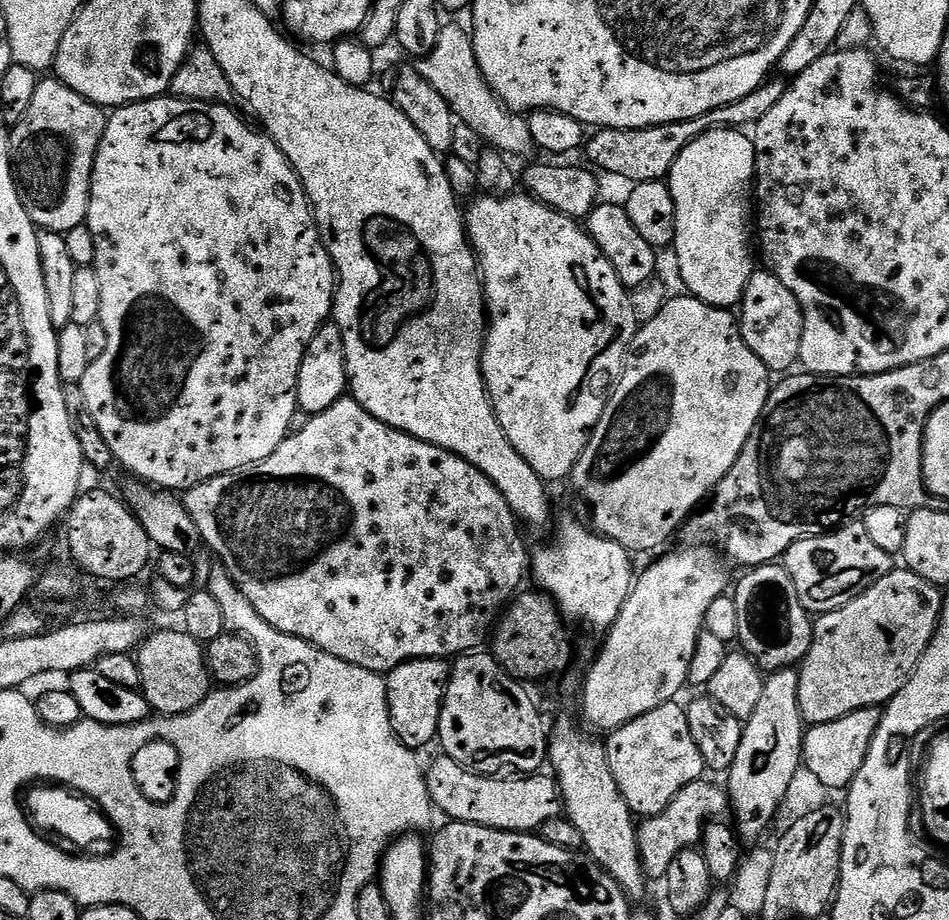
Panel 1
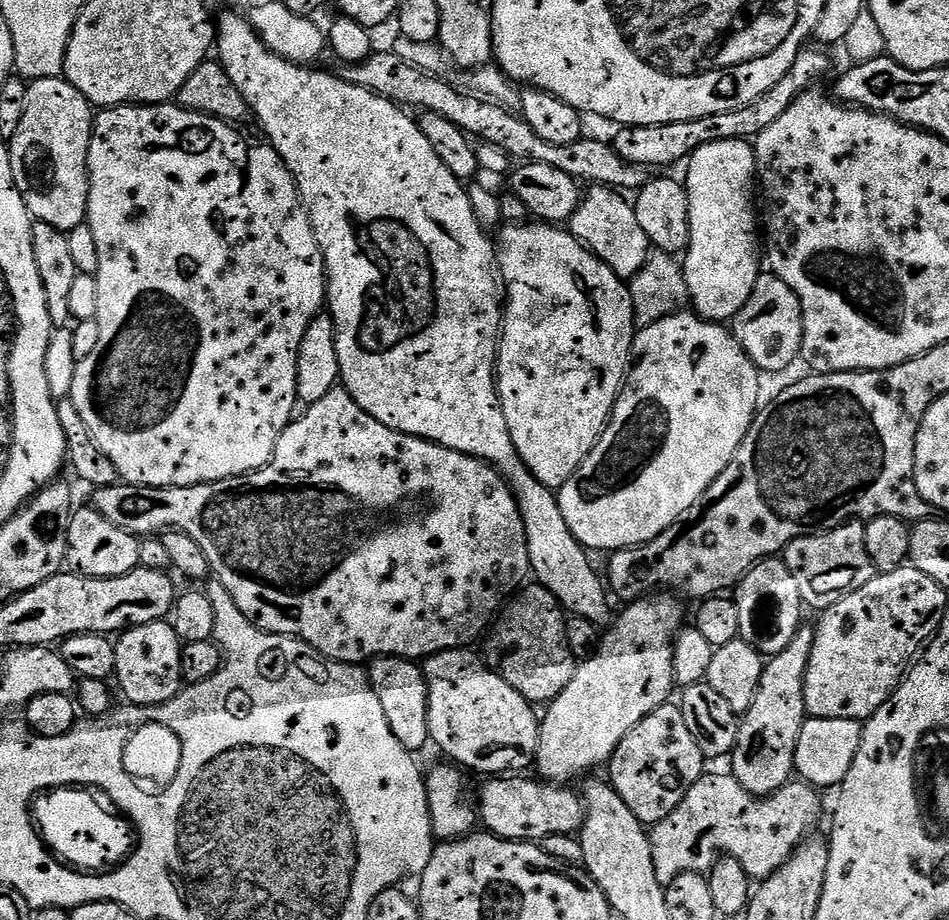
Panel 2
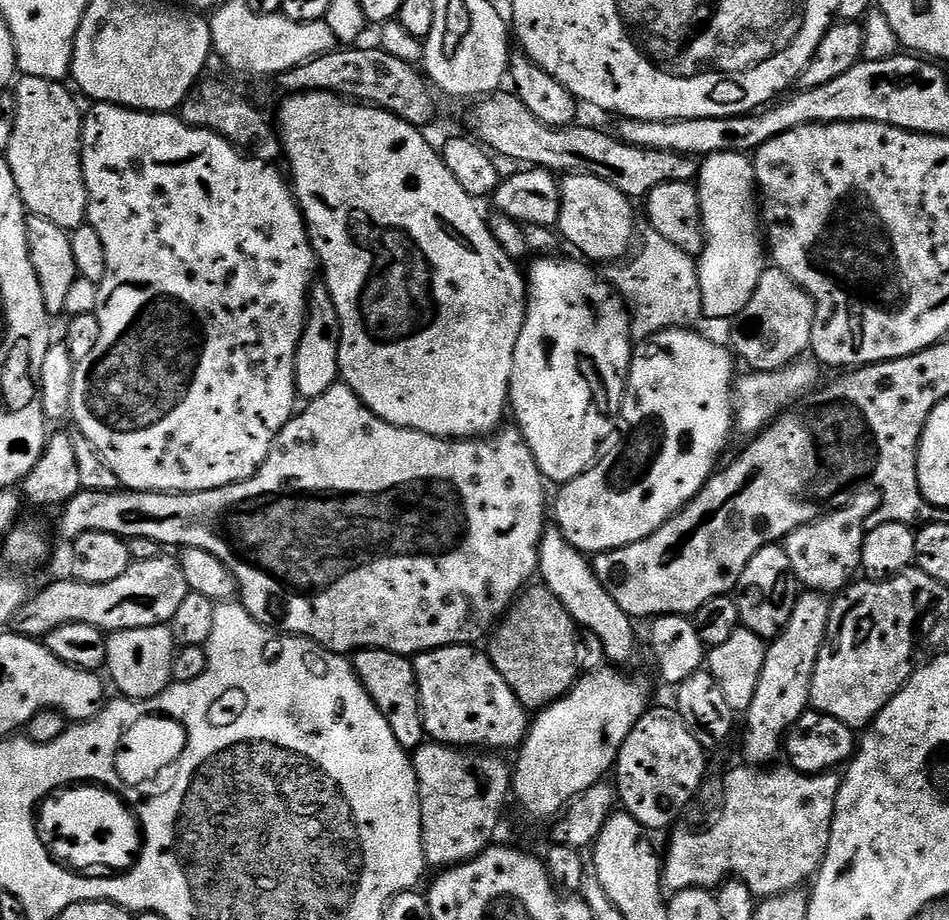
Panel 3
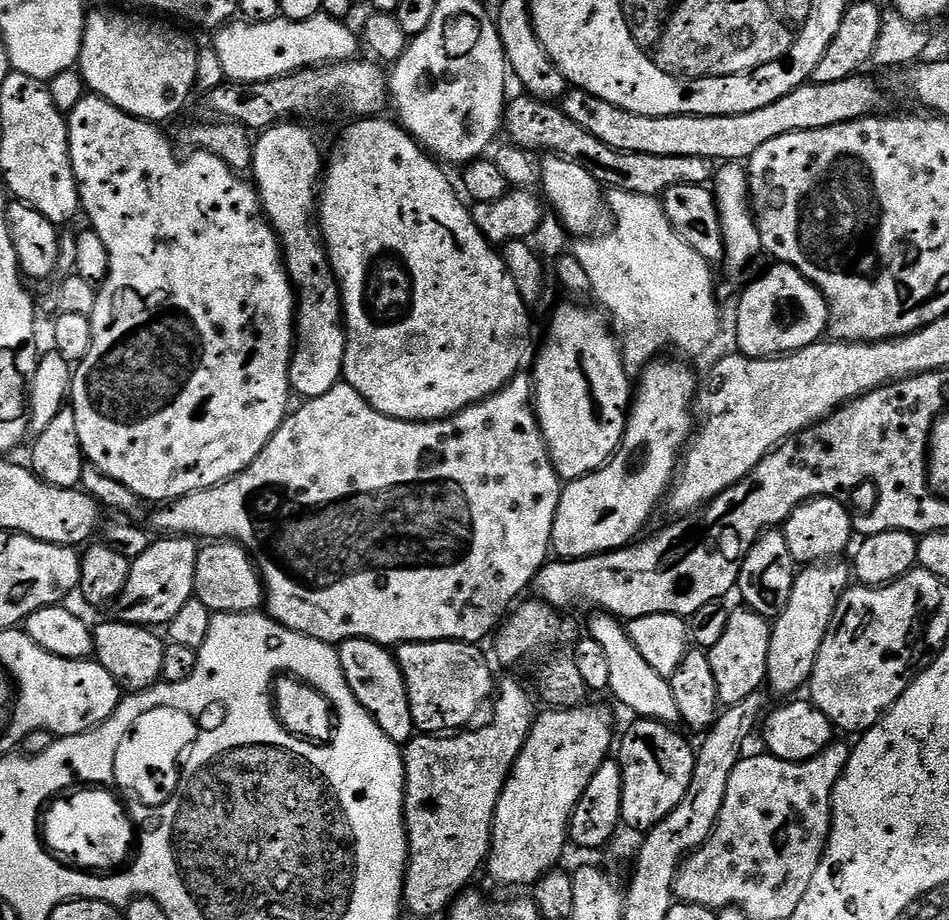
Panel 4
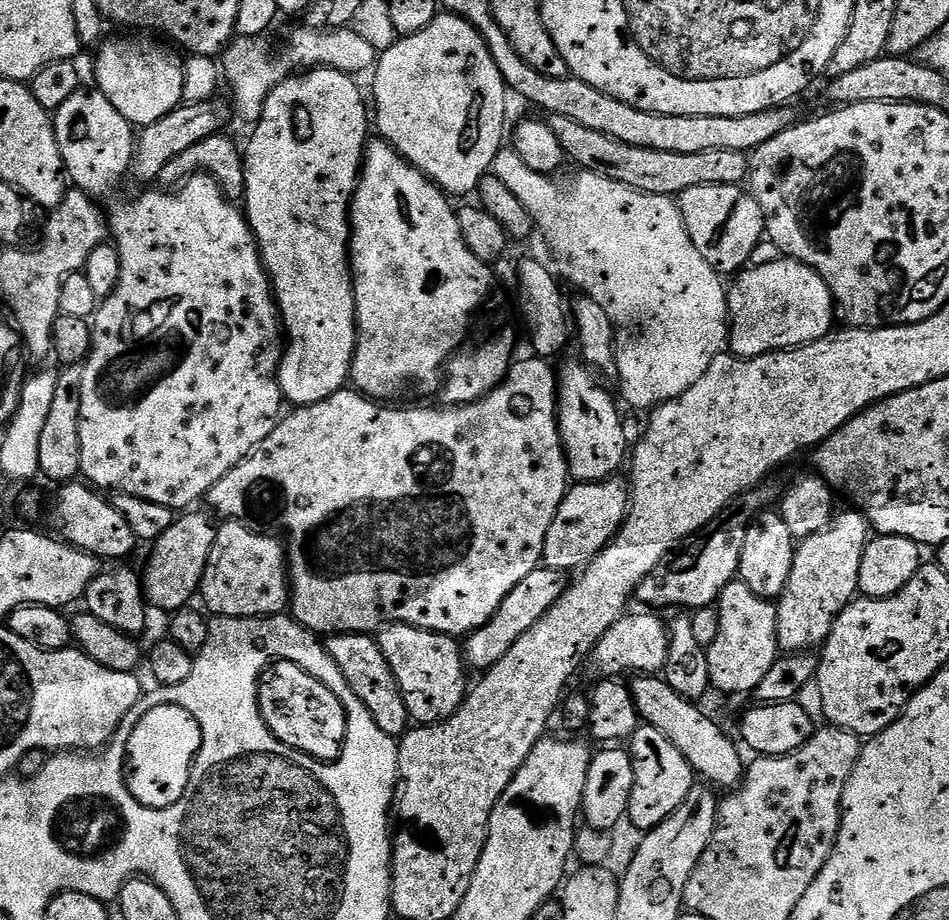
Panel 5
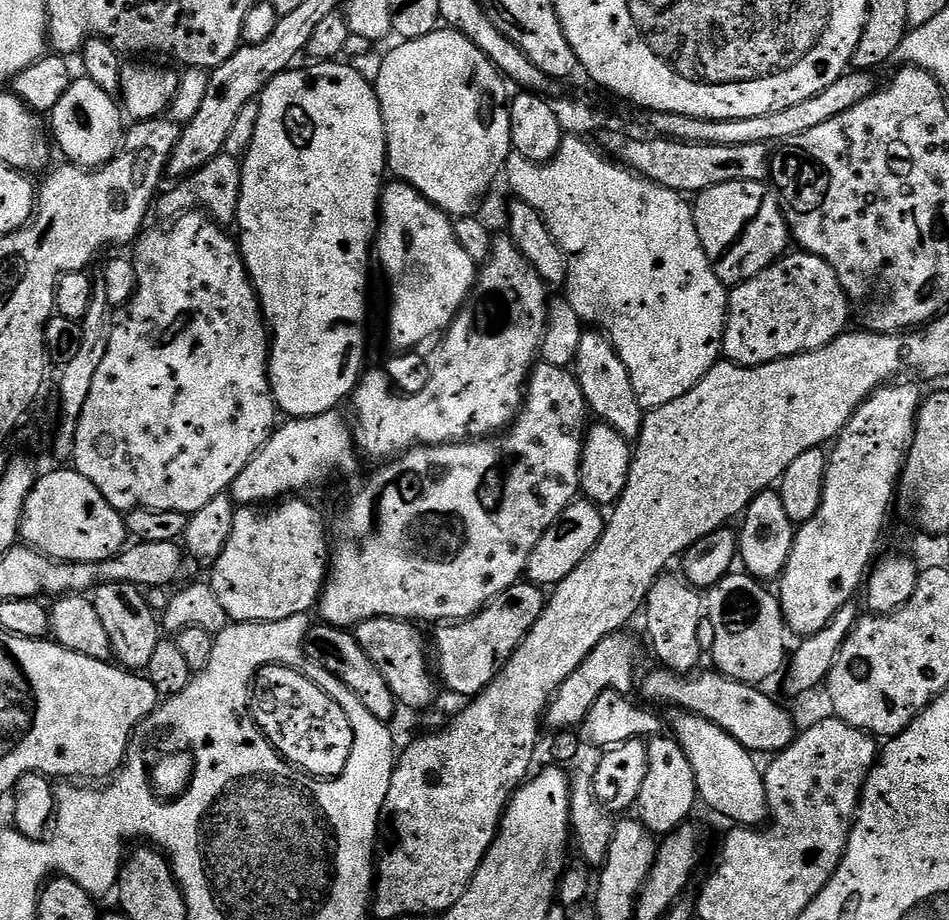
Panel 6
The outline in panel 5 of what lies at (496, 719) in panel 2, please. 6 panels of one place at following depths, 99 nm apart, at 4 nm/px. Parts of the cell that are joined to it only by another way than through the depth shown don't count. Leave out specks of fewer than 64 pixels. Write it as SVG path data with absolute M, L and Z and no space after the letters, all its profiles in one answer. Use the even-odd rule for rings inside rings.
M388 622L379 629L378 639L382 654L386 656L386 662L390 662L390 670L394 670L394 678L402 690L402 698L406 702L406 710L409 717L417 725L440 724L460 709L461 702L468 695L470 679L468 680L467 674L464 673L466 661L461 641L457 637L447 636L441 632L422 630L409 624L393 624Z

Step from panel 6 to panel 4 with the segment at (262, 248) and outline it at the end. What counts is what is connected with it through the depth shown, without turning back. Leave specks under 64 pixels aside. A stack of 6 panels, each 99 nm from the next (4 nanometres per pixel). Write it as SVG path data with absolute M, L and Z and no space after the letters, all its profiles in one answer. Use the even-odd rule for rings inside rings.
M281 122L265 128L255 137L250 176L260 193L260 206L268 223L280 239L284 266L288 269L288 278L296 296L290 379L293 393L305 398L326 394L326 390L341 383L348 341L340 285L336 283L318 227L318 189L322 184L325 164L325 157L320 157L320 144L304 122Z

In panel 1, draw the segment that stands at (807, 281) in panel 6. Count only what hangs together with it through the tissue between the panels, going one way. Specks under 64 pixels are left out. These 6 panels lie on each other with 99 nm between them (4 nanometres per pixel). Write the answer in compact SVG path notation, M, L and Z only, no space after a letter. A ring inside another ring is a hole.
M770 270L763 271L753 271L744 291L744 299L738 305L740 333L746 346L750 346L754 354L758 354L758 358L767 366L769 373L784 374L795 369L792 367L797 367L800 359L804 315L798 298L794 298L794 294L790 294L790 290L782 286L782 282L774 273Z

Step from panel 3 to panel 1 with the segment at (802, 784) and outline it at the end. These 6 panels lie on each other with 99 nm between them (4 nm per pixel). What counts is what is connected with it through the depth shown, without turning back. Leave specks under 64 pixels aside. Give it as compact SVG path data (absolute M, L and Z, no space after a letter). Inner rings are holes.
M701 778L690 782L690 786L678 790L674 802L670 802L670 806L666 806L662 814L641 819L636 830L636 842L645 877L664 878L670 862L673 862L680 852L688 848L696 848L699 845L700 836L704 833L704 827L709 822L723 817L720 815L723 812L725 815L729 808L727 791L721 785L719 788L718 785L711 784L708 778Z

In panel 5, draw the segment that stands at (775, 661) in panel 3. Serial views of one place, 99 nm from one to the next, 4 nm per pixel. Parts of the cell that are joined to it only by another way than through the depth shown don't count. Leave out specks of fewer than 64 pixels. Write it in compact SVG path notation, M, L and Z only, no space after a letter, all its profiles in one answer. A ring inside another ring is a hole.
M855 511L839 513L826 530L799 541L790 578L776 604L776 642L781 653L804 654L819 649L838 614L857 599L858 566L862 566L862 554L870 539L870 525L863 511Z

